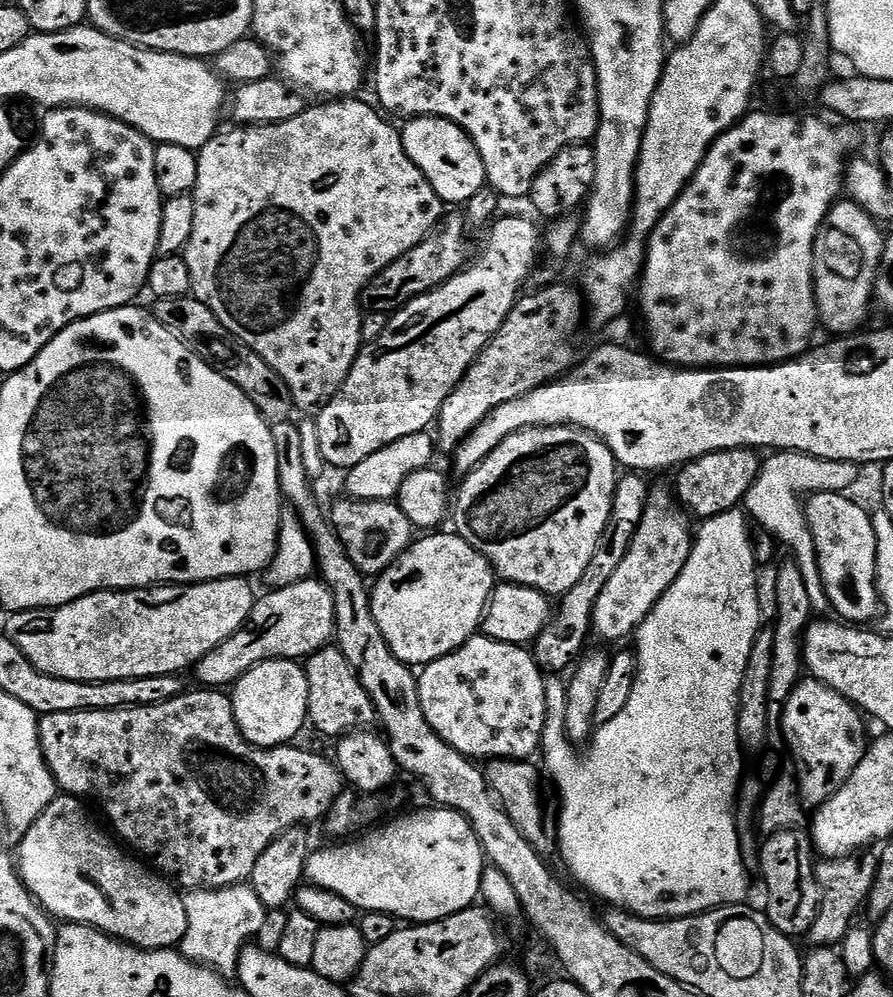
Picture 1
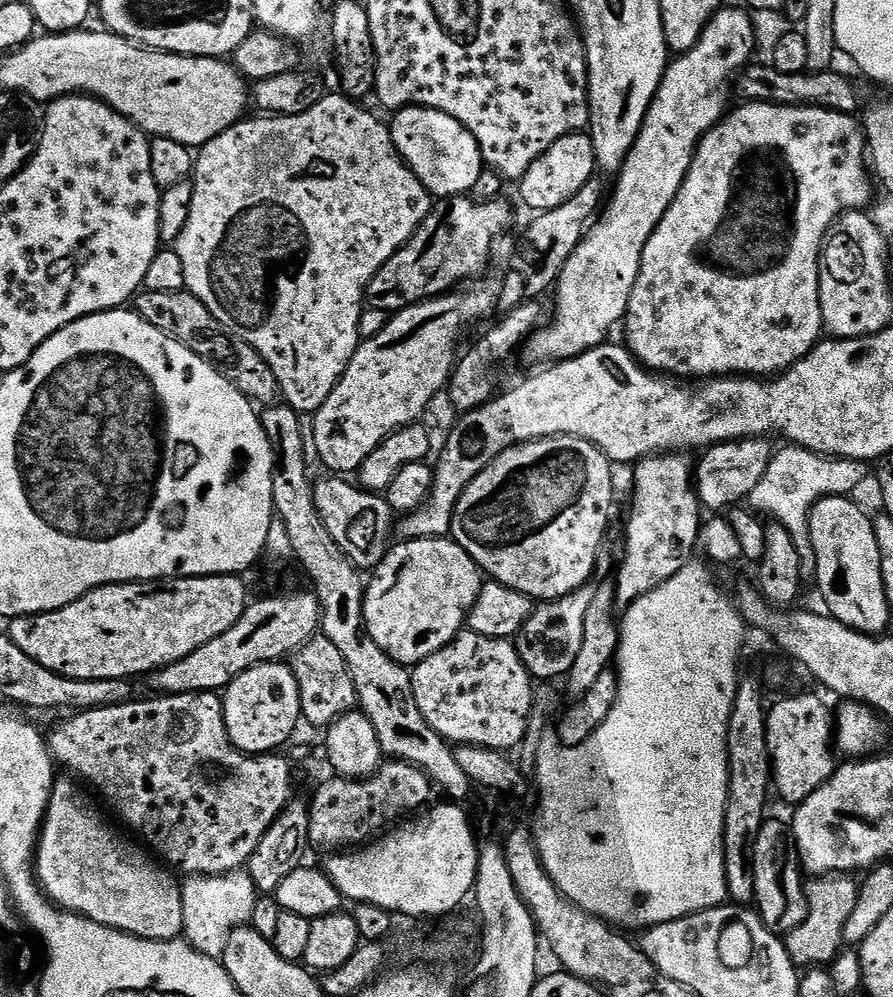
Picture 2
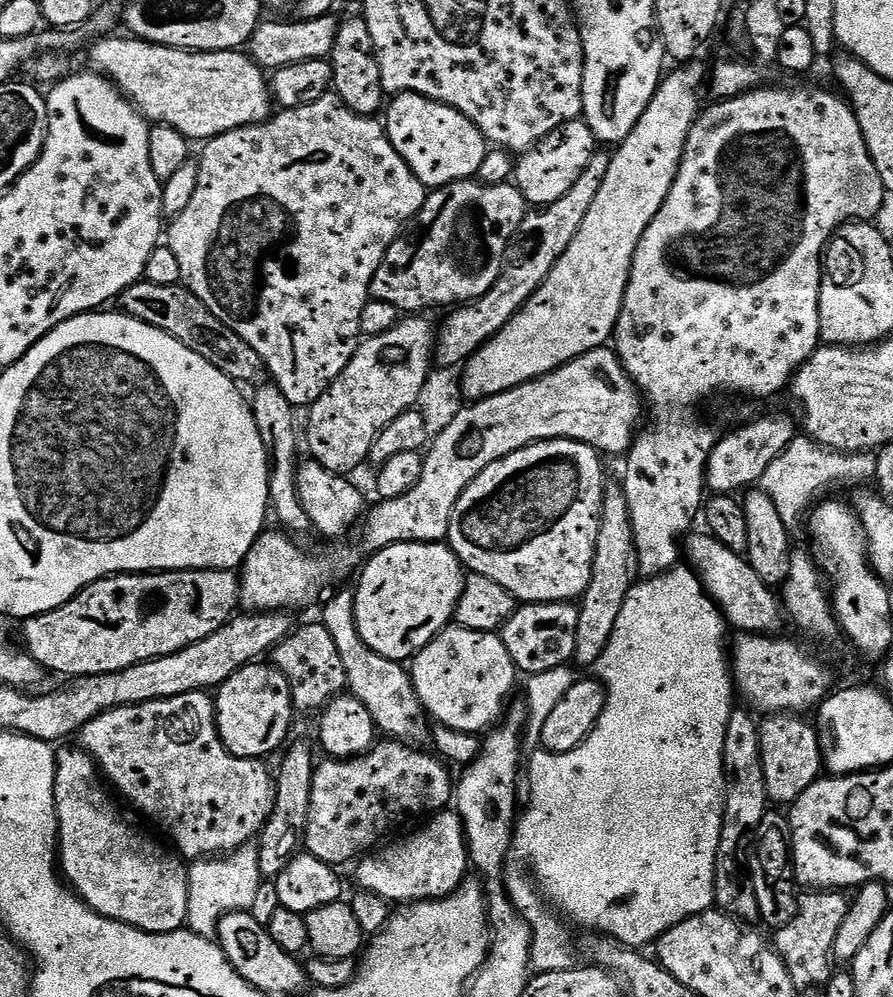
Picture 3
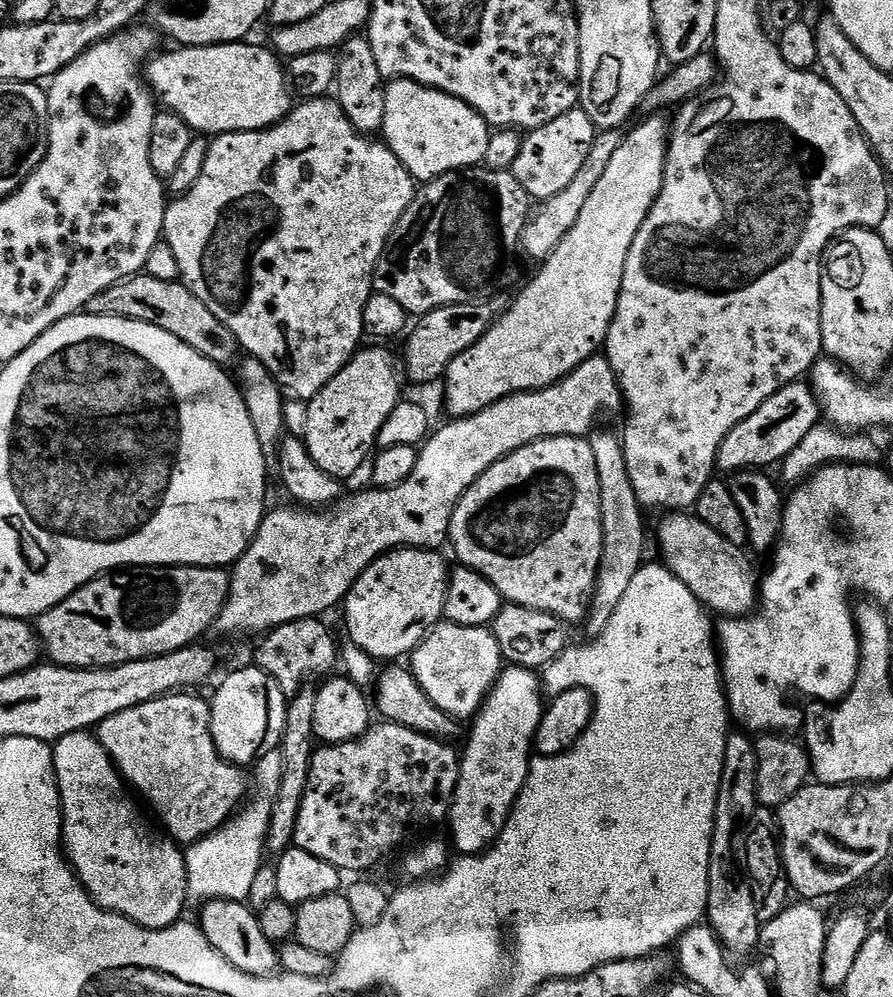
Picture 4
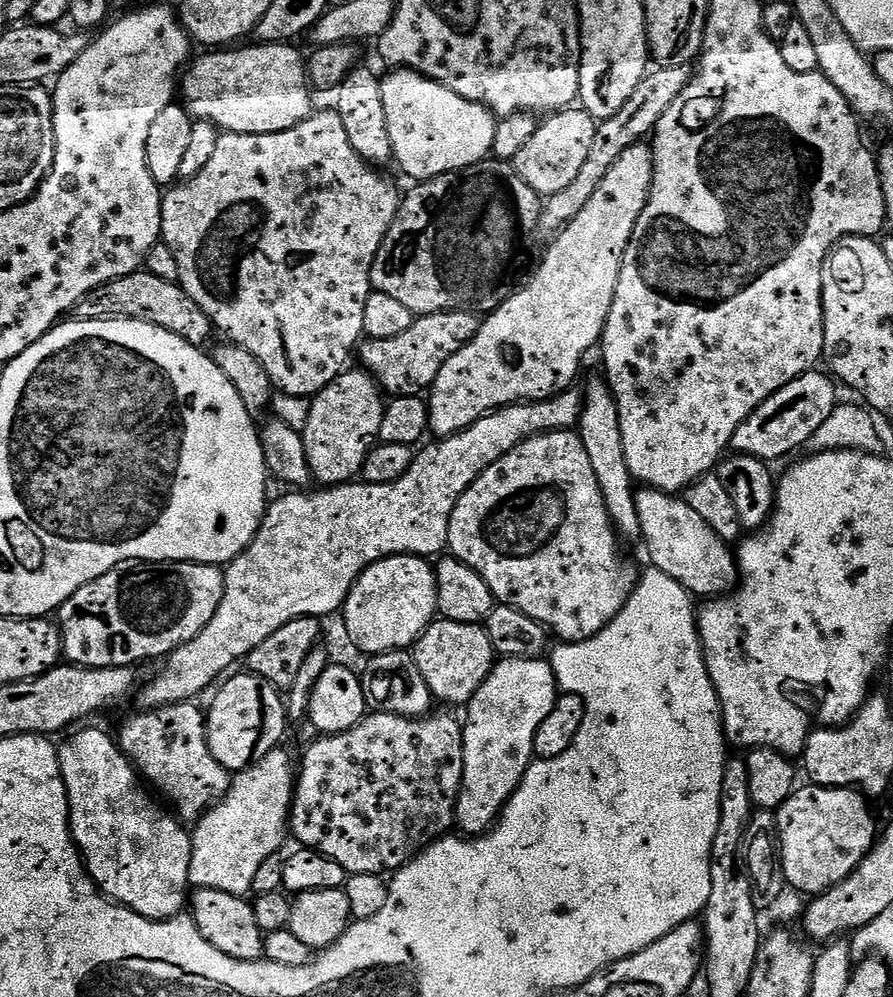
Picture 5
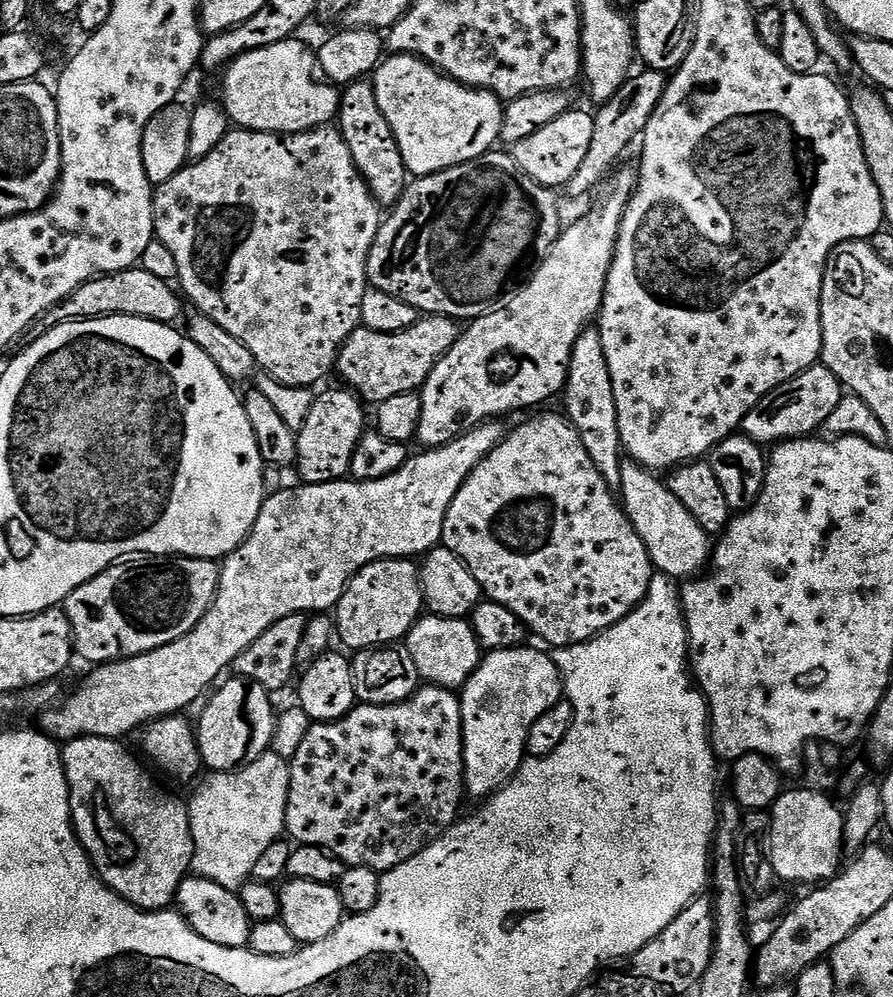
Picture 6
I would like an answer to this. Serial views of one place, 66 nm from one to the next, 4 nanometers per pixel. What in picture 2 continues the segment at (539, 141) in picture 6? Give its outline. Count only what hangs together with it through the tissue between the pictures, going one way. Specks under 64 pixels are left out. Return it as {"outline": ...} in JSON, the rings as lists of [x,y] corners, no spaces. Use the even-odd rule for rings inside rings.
{"outline":[[[587,131],[568,132],[550,150],[546,150],[526,170],[526,174],[518,181],[520,200],[533,213],[549,212],[554,206],[562,206],[562,202],[570,202],[586,182],[590,182],[597,175],[594,142]]]}

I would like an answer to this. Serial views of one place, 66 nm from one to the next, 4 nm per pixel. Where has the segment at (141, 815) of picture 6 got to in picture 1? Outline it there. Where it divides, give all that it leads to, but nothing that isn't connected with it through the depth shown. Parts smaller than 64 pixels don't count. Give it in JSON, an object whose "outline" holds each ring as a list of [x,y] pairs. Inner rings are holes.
{"outline":[[[58,794],[19,841],[18,875],[32,893],[32,899],[49,917],[57,916],[64,924],[85,924],[87,928],[96,928],[105,936],[131,944],[134,948],[175,949],[186,934],[186,906],[177,885],[125,851],[107,831],[104,833],[88,817],[84,807],[83,799]]]}

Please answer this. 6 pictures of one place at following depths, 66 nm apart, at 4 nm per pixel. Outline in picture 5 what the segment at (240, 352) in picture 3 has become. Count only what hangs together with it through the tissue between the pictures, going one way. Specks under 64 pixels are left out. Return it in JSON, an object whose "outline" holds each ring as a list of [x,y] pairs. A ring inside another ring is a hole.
{"outline":[[[146,270],[131,272],[114,282],[106,282],[86,298],[82,298],[74,309],[77,320],[137,320],[150,326],[158,326],[162,330],[170,330],[170,334],[178,334],[186,342],[204,346],[214,336],[212,319],[204,313],[202,306],[186,294],[177,282],[166,282],[166,278],[158,278]]]}

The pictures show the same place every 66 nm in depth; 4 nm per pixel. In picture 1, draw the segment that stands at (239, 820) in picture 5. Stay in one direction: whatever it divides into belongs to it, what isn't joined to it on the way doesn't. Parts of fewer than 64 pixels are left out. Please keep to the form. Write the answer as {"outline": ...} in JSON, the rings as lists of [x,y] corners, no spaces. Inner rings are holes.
{"outline":[[[251,883],[235,884],[229,888],[197,888],[184,896],[186,906],[186,934],[178,945],[180,955],[193,964],[203,964],[225,978],[236,975],[238,958],[244,947],[262,926],[266,909]]]}

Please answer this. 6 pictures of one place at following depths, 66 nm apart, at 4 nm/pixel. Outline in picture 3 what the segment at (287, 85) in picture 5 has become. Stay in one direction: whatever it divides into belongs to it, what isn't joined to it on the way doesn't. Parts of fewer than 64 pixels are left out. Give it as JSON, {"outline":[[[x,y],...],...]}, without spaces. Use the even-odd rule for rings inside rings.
{"outline":[[[100,38],[91,45],[91,67],[105,74],[136,105],[145,120],[153,125],[165,124],[187,136],[189,141],[207,142],[235,128],[248,128],[251,124],[263,124],[274,112],[274,97],[270,80],[247,51],[188,52],[185,48],[167,48],[150,44],[146,40],[127,38],[119,44],[116,38]]]}

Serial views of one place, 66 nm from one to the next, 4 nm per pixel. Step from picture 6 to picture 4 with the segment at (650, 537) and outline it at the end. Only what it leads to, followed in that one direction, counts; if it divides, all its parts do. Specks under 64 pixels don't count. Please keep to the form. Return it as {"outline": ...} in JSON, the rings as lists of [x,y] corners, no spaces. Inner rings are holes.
{"outline":[[[676,510],[665,516],[668,517],[660,524],[660,552],[664,555],[662,563],[678,579],[686,582],[686,586],[690,586],[694,598],[698,598],[709,613],[720,618],[747,616],[757,611],[758,572],[756,576],[755,570],[752,569],[751,558],[753,559],[753,557],[741,545],[722,538],[722,534],[718,534],[718,530],[710,530],[710,526],[706,526],[706,522],[702,522],[695,514]]]}

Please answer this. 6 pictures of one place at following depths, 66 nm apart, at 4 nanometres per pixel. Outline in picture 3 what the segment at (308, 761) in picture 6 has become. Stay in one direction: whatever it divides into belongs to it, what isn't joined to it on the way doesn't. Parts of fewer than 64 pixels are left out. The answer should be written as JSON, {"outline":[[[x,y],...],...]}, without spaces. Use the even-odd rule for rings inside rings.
{"outline":[[[384,738],[373,744],[364,755],[353,756],[350,760],[321,759],[316,765],[314,786],[310,790],[310,818],[306,822],[302,841],[306,851],[314,858],[333,866],[351,865],[379,849],[395,828],[400,828],[419,816],[428,818],[445,811],[454,800],[454,776],[452,780],[448,773],[449,765],[439,755],[424,751],[428,750],[403,744],[401,740]]]}

